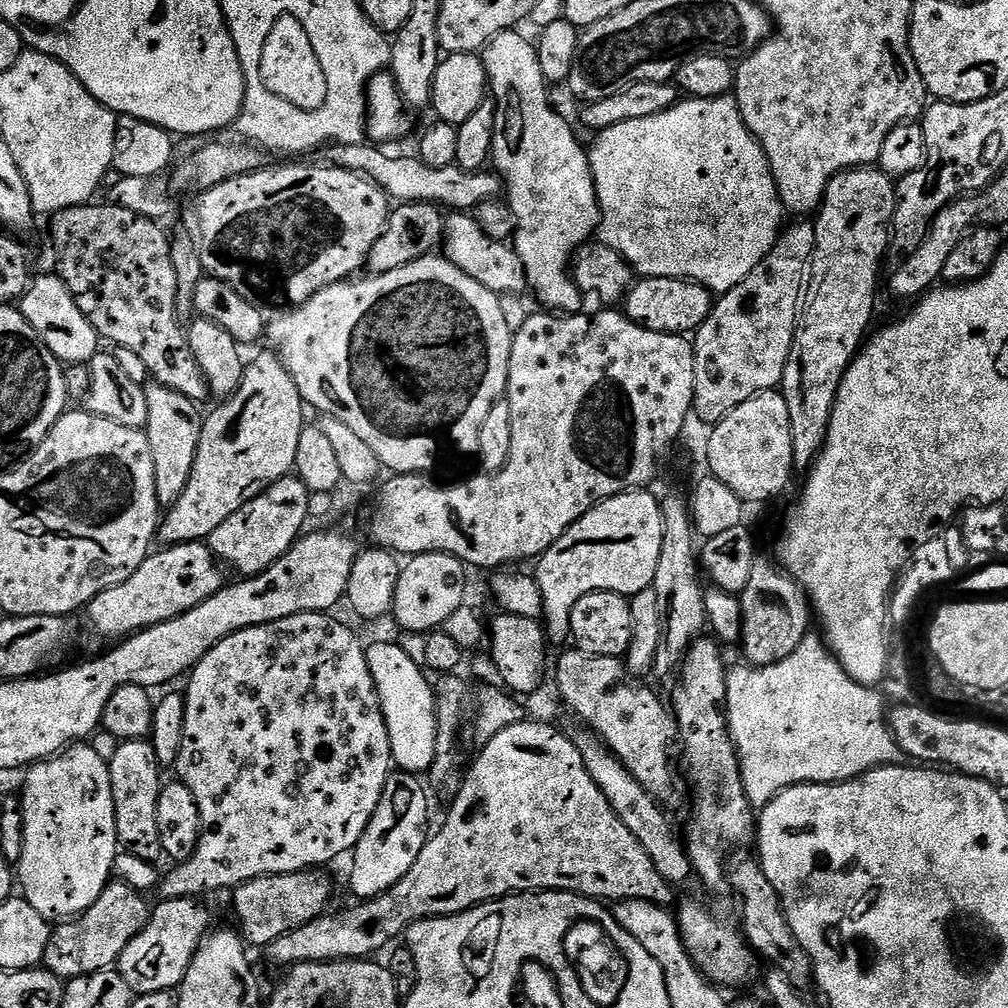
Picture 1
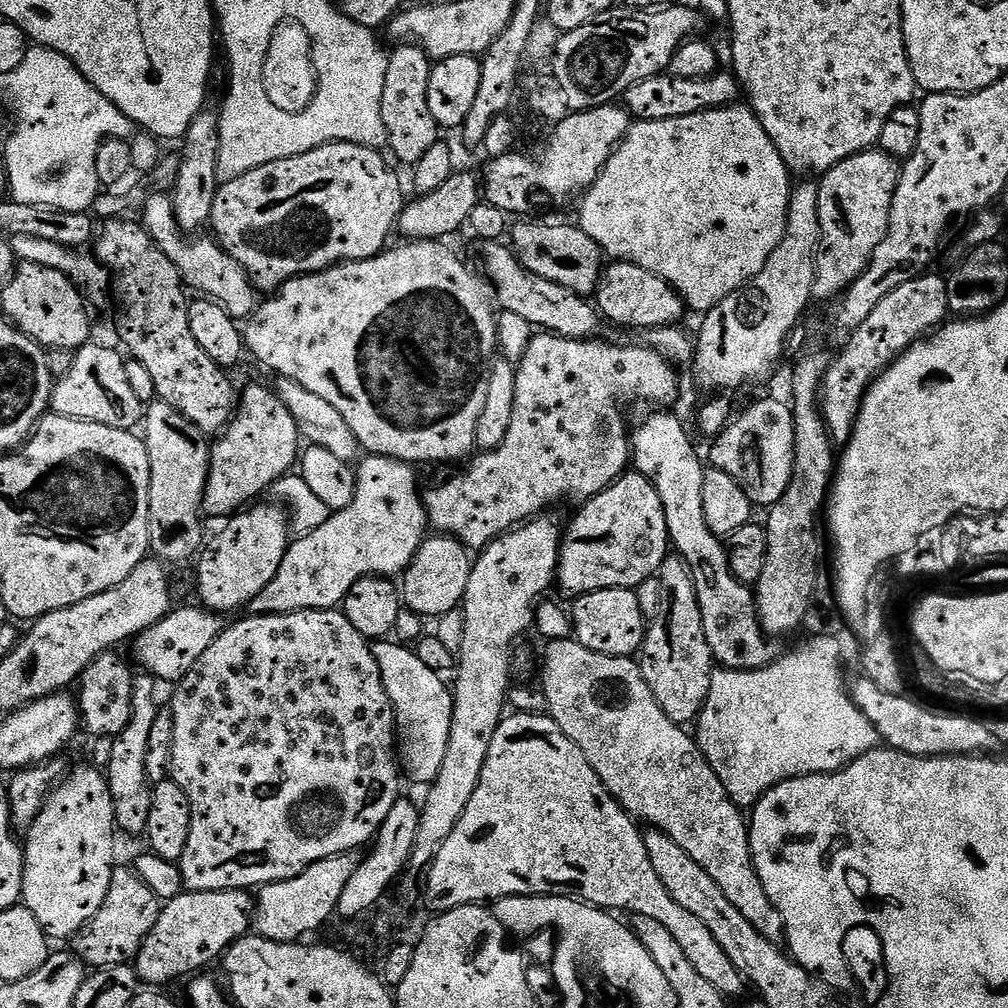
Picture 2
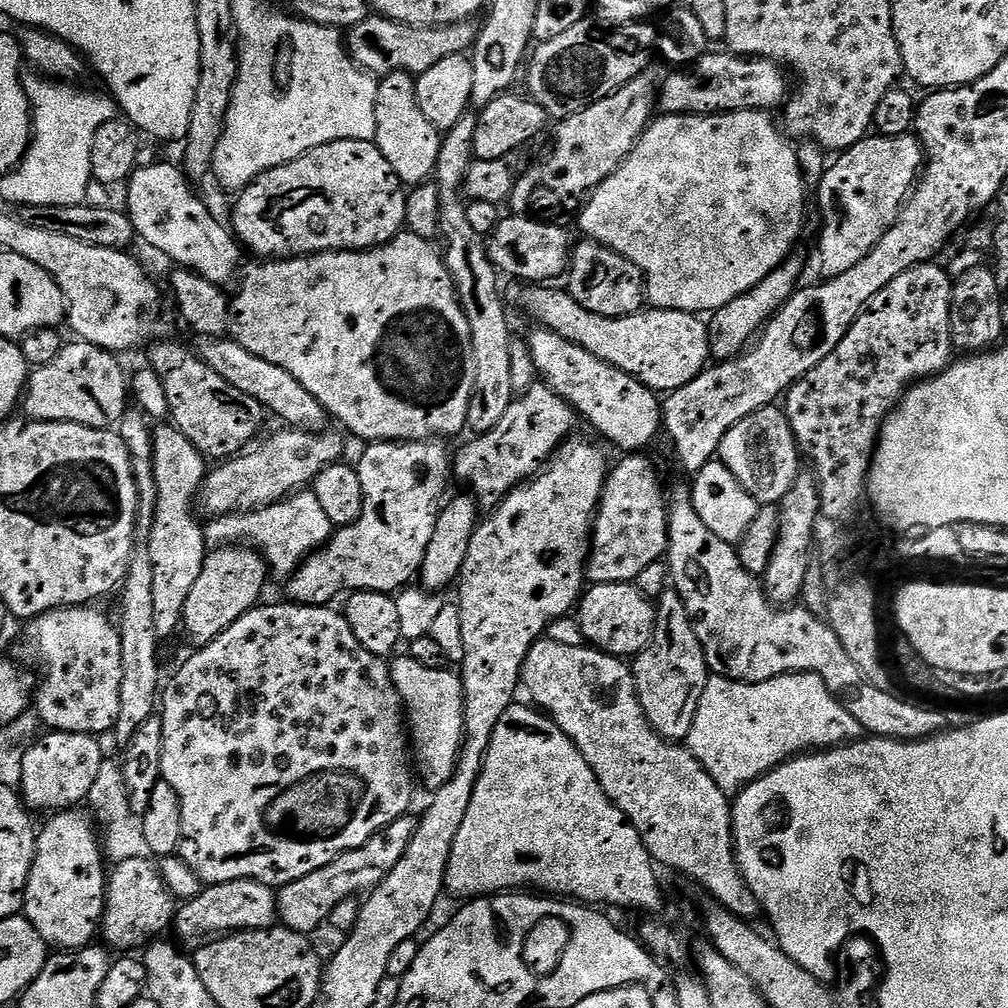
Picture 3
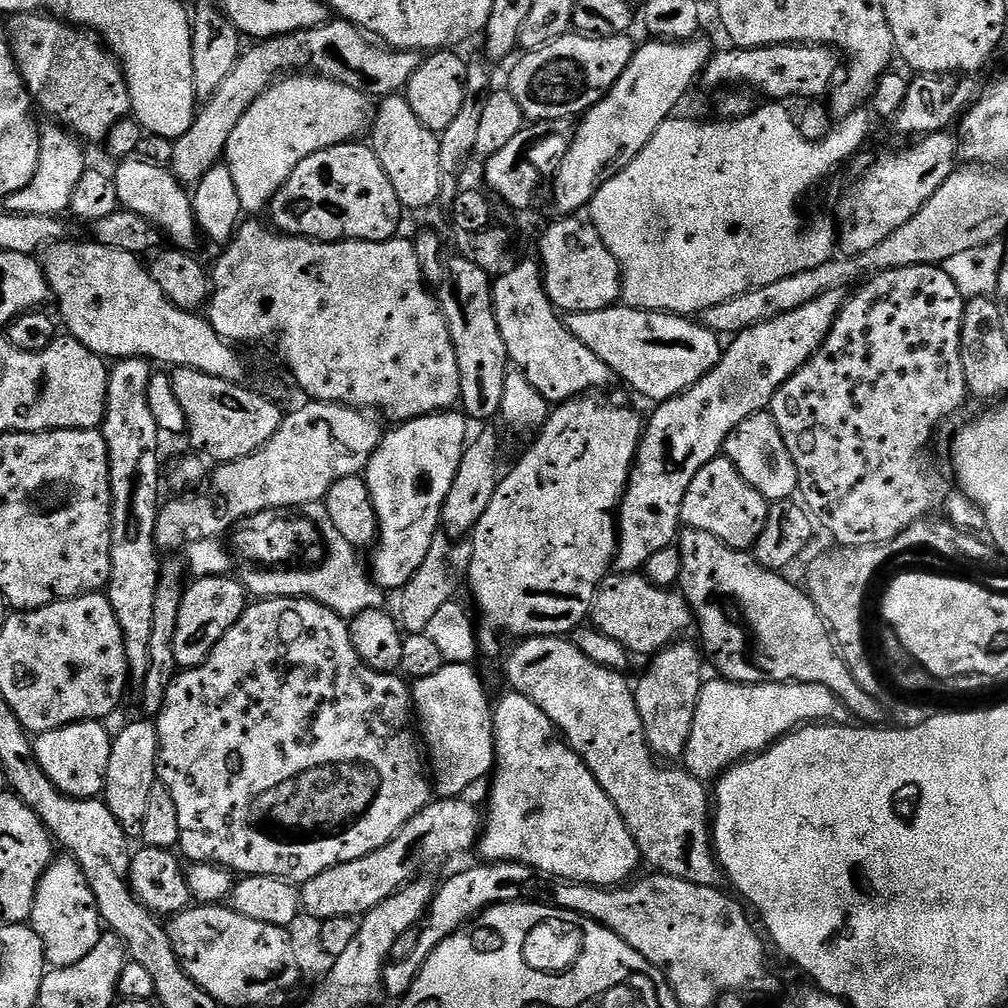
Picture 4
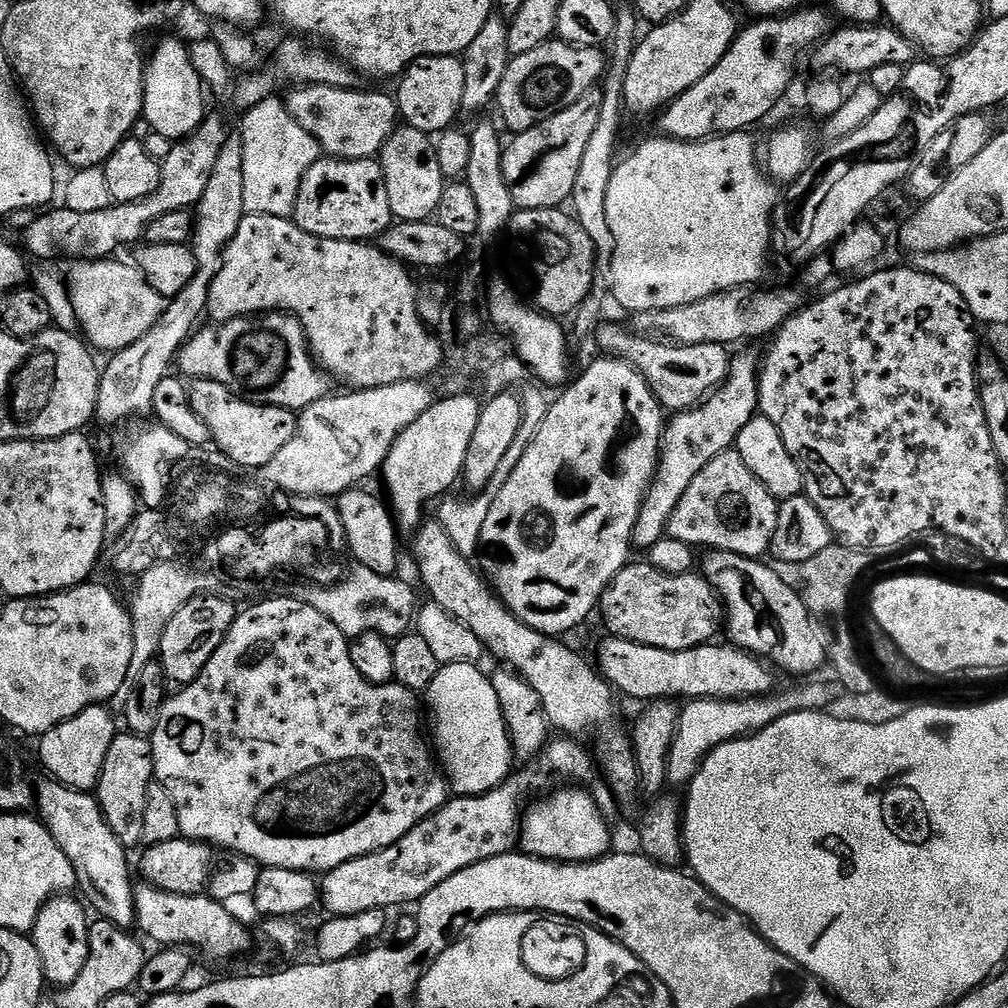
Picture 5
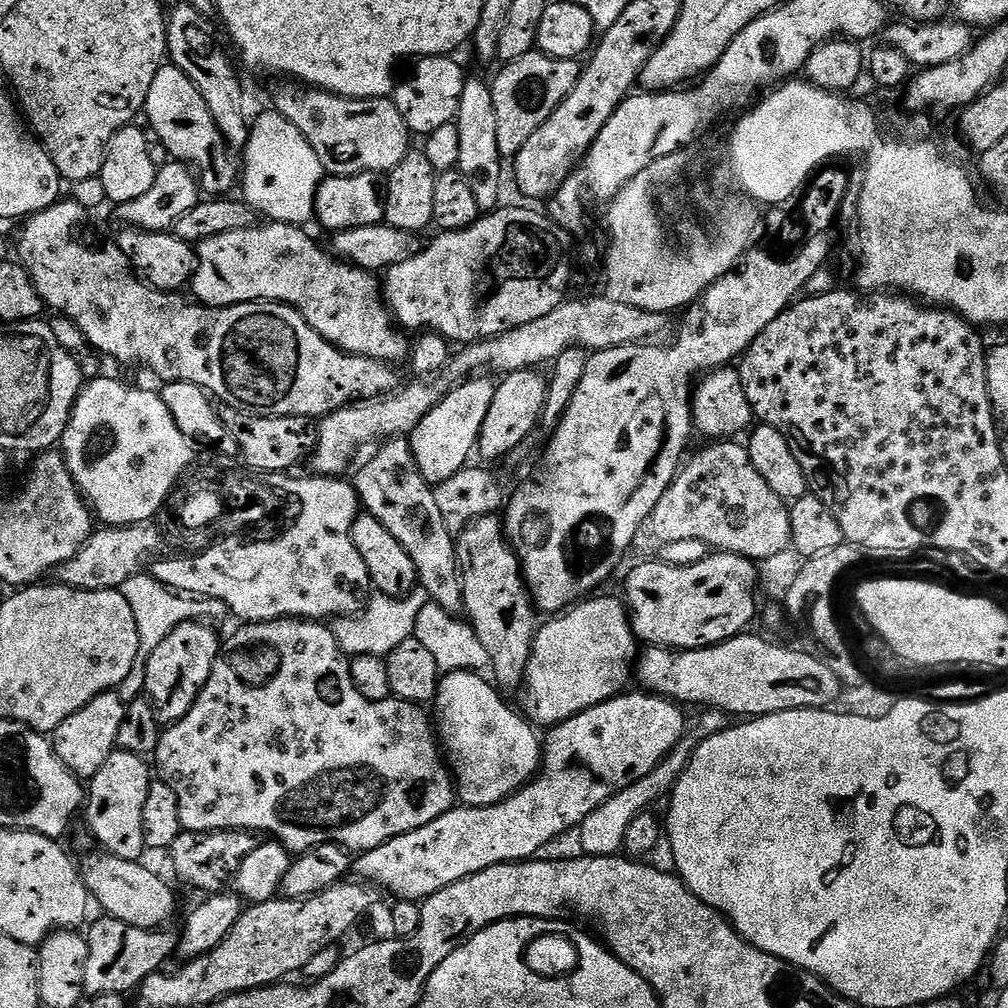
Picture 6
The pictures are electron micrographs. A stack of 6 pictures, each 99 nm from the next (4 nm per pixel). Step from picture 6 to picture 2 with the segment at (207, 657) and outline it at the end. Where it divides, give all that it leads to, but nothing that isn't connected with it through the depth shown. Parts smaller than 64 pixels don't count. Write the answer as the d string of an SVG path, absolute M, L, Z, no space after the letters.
M276 502L271 503L265 508L248 506L235 513L225 523L229 524L213 540L211 537L210 543L203 549L202 559L195 565L195 567L197 566L196 588L200 591L199 603L209 612L225 614L224 612L232 612L235 608L242 607L243 604L244 607L251 605L252 599L262 590L266 590L267 584L274 579L274 574L278 574L278 566L282 566L282 558L290 543L290 535L288 536L290 513L287 507Z

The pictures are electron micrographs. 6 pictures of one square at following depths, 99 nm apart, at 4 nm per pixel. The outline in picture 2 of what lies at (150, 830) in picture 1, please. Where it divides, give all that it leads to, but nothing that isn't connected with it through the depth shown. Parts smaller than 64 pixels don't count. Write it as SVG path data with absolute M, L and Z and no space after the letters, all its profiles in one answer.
M140 674L132 681L132 717L126 722L126 730L114 738L111 759L106 767L110 794L114 802L116 827L121 833L143 837L146 833L146 821L150 818L150 802L154 787L146 772L146 746L150 742L150 729L154 727L154 718L158 711L156 704L155 676Z

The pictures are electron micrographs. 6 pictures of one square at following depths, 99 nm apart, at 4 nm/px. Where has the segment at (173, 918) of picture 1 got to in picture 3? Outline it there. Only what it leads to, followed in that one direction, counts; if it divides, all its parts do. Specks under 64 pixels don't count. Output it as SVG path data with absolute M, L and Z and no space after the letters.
M235 880L205 887L193 900L179 905L174 921L174 932L184 940L203 941L221 934L257 932L259 928L275 928L278 924L276 892L269 884L257 880Z

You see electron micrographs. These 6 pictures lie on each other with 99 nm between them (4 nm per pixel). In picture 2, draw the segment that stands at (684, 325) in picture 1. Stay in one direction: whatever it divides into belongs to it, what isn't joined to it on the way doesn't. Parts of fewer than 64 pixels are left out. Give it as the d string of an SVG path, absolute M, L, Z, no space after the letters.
M612 262L603 269L603 276L596 288L594 304L601 317L618 327L644 328L670 328L681 323L686 305L683 296L675 287L667 284L658 274L646 270L637 264Z

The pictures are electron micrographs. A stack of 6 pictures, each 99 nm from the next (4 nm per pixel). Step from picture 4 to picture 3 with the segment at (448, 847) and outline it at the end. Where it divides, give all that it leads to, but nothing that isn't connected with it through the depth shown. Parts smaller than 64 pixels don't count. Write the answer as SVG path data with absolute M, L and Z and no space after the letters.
M405 814L397 818L383 832L376 832L361 848L344 852L334 862L314 870L314 874L306 874L306 878L298 878L285 884L276 892L276 911L281 925L295 932L312 934L319 924L328 924L328 916L338 906L338 902L346 902L361 894L367 894L398 866L402 854L406 854L406 846L410 846L410 838L416 833L417 817Z

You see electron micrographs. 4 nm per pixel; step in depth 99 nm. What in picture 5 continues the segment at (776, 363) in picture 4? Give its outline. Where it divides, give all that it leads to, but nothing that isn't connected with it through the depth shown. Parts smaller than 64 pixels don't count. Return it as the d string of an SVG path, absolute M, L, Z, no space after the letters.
M733 355L723 384L699 406L677 412L665 423L660 464L642 502L632 535L632 543L637 549L650 549L654 542L664 539L670 518L678 502L682 502L682 494L686 494L686 486L690 486L690 482L694 482L694 478L698 478L700 471L711 460L718 458L718 454L729 451L735 445L742 426L746 426L746 422L757 415L759 407L760 373L757 357L755 360L752 356Z

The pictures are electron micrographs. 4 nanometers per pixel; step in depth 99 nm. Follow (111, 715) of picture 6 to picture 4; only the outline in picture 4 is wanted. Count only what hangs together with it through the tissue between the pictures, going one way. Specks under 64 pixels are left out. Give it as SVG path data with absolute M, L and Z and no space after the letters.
M83 720L58 730L39 733L32 749L36 755L36 764L42 766L46 778L50 778L50 782L54 782L62 794L73 796L75 800L90 800L103 793L106 766L110 766L112 737L106 734L101 721Z

